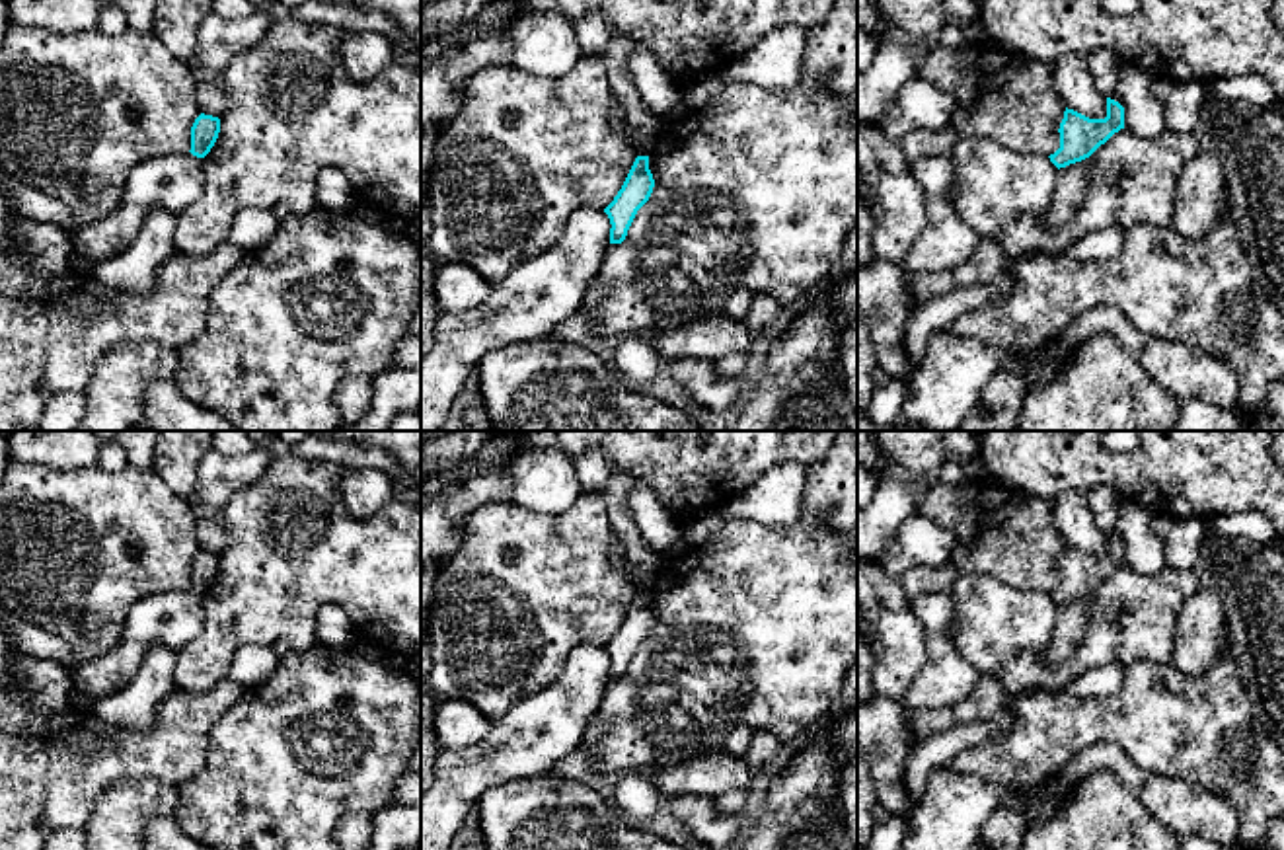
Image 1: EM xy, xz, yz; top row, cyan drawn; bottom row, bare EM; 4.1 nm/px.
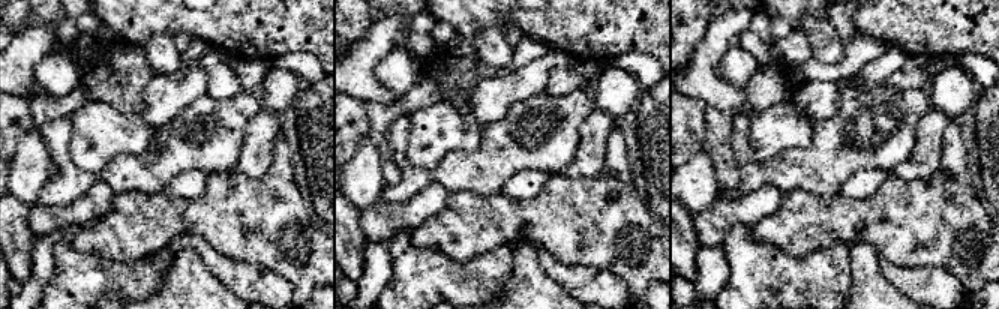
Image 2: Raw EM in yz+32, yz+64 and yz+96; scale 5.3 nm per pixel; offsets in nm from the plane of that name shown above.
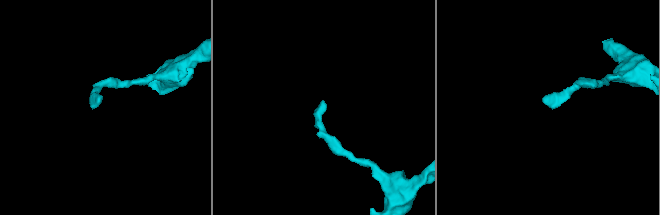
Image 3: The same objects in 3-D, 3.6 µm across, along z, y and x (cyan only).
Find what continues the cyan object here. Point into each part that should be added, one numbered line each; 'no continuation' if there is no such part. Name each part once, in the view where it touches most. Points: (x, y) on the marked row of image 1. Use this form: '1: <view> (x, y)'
no continuation

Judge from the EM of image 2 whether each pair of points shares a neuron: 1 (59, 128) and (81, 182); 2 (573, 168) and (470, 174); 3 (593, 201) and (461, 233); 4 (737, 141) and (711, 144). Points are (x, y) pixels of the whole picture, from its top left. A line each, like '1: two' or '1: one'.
1: one
2: two
3: one
4: two

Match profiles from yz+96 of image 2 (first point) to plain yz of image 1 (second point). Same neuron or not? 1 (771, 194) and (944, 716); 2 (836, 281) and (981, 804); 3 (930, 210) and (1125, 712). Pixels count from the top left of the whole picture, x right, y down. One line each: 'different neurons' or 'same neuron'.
1: same neuron
2: same neuron
3: same neuron

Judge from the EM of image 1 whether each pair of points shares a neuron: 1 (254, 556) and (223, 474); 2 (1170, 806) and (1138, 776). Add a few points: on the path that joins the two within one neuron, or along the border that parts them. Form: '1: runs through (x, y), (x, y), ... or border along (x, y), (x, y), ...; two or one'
1: border along (265, 468), (223, 511); two
2: runs through (1164, 798), (1146, 778); one

